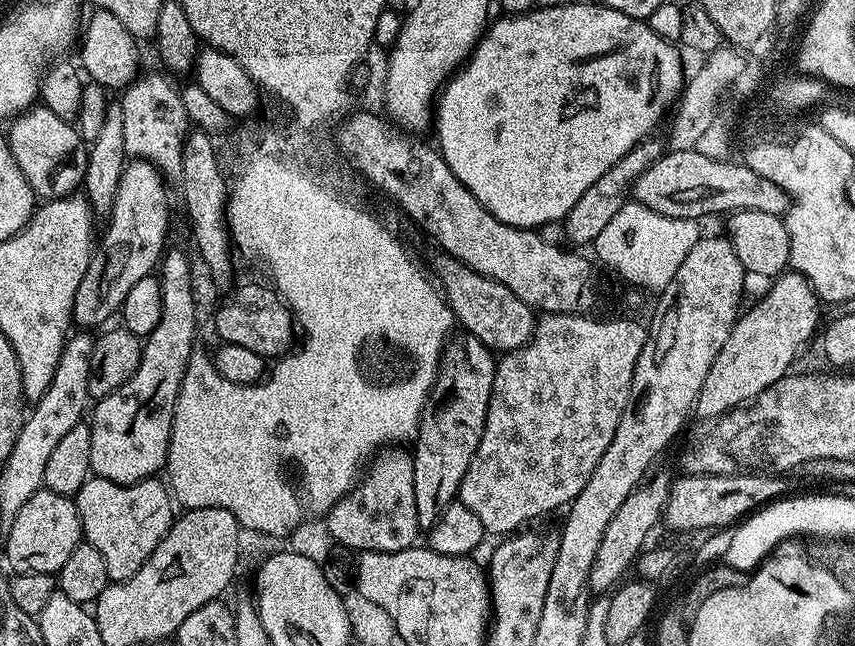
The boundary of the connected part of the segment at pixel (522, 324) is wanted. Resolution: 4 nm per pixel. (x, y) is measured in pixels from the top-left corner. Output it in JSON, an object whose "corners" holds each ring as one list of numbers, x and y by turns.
{"corners":[[444,252,439,255,434,262,433,275,451,307,455,321,459,325,461,323,469,335,476,337,488,349,498,354,521,348,532,339,537,317,528,304,522,302,503,284,478,274,453,256]]}

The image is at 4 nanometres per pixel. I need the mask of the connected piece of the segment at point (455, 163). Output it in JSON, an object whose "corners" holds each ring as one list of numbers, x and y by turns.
{"corners":[[558,2,549,8,536,6,526,12,504,14,501,15,501,17,501,20,493,19,491,23,487,25,486,31,484,35,481,36,480,43,476,45,472,55,464,61,459,70,453,72,452,75,448,77,442,91,439,93,438,99,434,104,434,132,436,128,437,140,435,140,435,143,438,145,438,151,440,155,443,156,446,166,450,166,454,178,458,178,458,182,462,182,462,186,466,186,466,190,470,190,470,194,474,194,474,198,478,198,478,202,482,202,482,206,486,206,486,210,490,210,490,214,494,214,494,218,498,218,498,222,506,222,506,226,514,226,515,228,540,230,543,229,543,224,552,224,555,220,556,223,563,221,564,217,570,214,570,210,574,210,574,202,578,202,578,198,582,198,582,194,586,194,586,190,590,190,590,186,594,186,594,182,598,182,598,178,602,178,602,174,606,174,606,170,610,170,610,166,614,166,614,162,618,162,627,152,634,150,638,144,649,139,649,137,655,133,652,131,659,126,660,119,666,114,668,116,670,109,679,100,681,89,684,88,686,83,686,73,684,74,684,64,680,61,681,49,677,47,675,43,672,45,670,41,663,40,663,38,648,25,651,23,645,22,644,20,635,20,633,16,622,14,617,8,607,8,598,2,592,2,592,4,564,4,564,2]]}

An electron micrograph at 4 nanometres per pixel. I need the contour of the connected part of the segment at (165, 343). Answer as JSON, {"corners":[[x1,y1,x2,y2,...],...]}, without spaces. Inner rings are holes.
{"corners":[[165,251,158,265,158,279,162,290,162,318,143,341,138,370,134,370,132,377,121,388,114,390,114,394,95,401,90,412,91,475,115,484,137,484,139,480,155,477,156,471,165,467,180,383,188,369,188,361,194,356,192,347,196,344,196,296,192,293,192,264,187,254]]}

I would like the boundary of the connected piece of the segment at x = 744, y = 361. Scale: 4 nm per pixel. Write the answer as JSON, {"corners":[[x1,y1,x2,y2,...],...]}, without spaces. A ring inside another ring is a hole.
{"corners":[[786,270,771,284,768,294,736,319,702,384,694,407,696,416,715,420,732,408,751,403,762,390,789,373,796,354,813,336,820,318,820,299,808,279]]}

